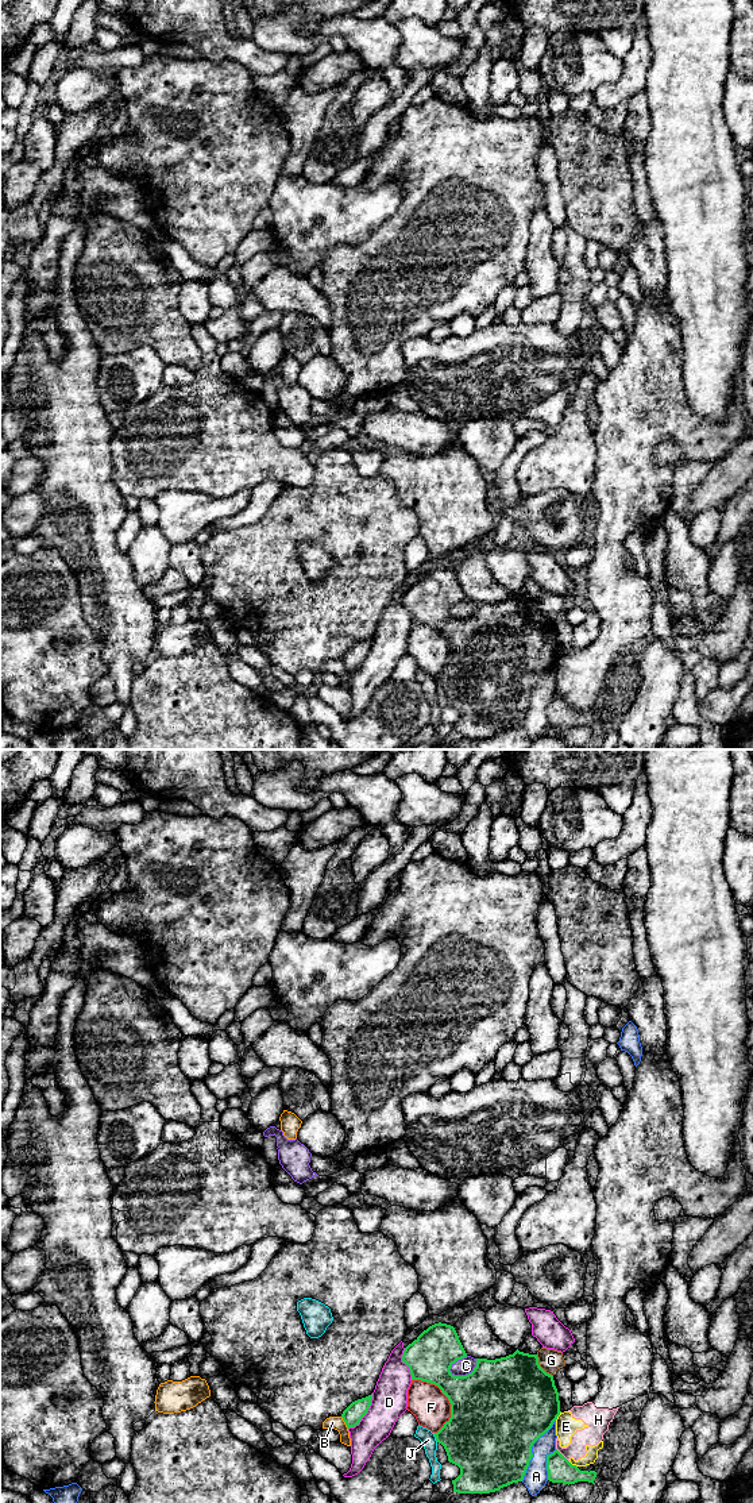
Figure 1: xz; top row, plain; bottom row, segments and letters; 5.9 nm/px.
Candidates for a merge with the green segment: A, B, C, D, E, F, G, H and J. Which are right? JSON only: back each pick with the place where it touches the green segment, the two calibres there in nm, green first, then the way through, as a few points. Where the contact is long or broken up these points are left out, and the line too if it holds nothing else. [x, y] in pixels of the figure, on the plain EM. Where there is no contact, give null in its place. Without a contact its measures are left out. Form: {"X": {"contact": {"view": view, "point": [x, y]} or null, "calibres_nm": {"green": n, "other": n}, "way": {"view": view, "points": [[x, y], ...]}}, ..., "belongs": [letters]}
{"belongs": []}

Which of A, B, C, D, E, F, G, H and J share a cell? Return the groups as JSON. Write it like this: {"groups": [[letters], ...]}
{"groups": [["A"], ["B"], ["C"], ["D"], ["E", "H", "J"], ["F"], ["G"]]}

